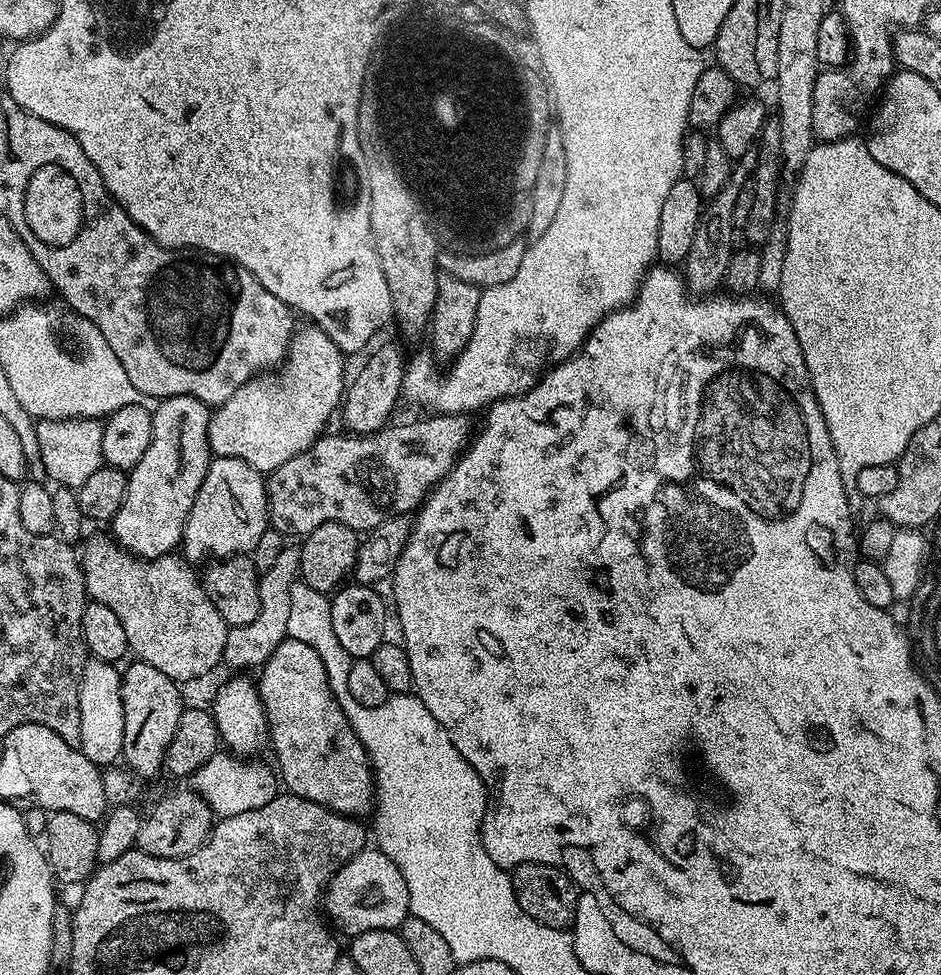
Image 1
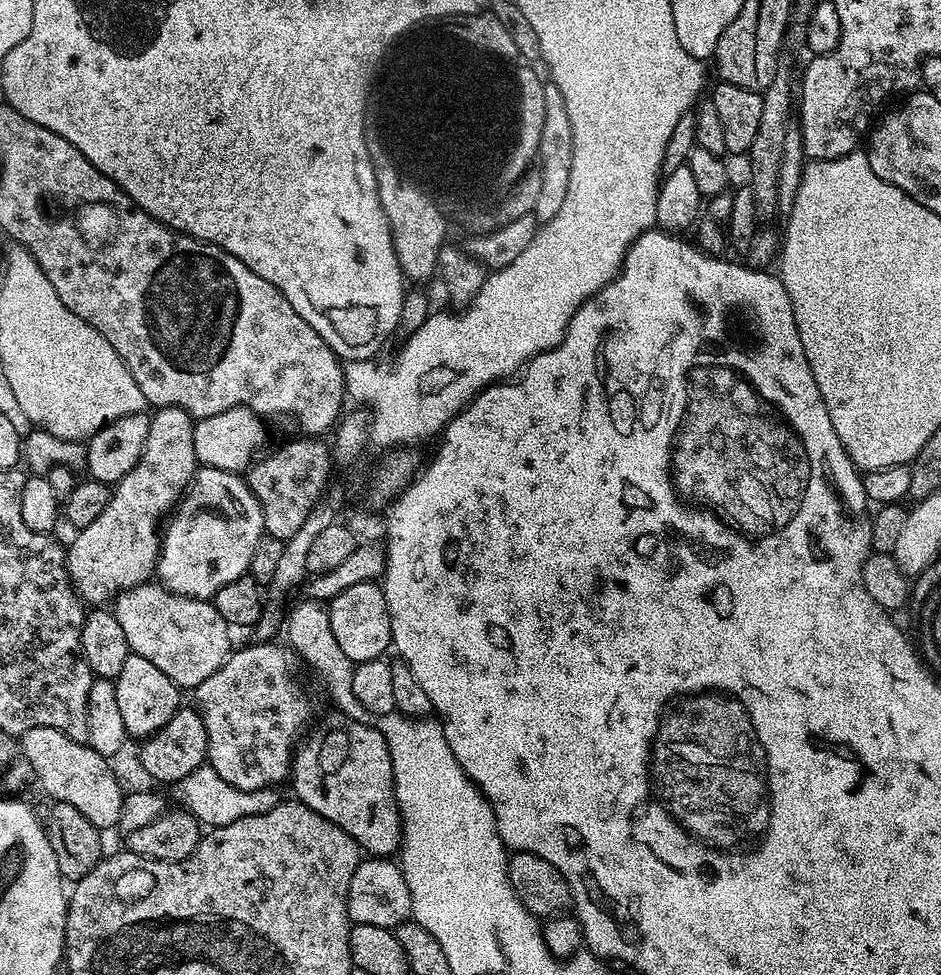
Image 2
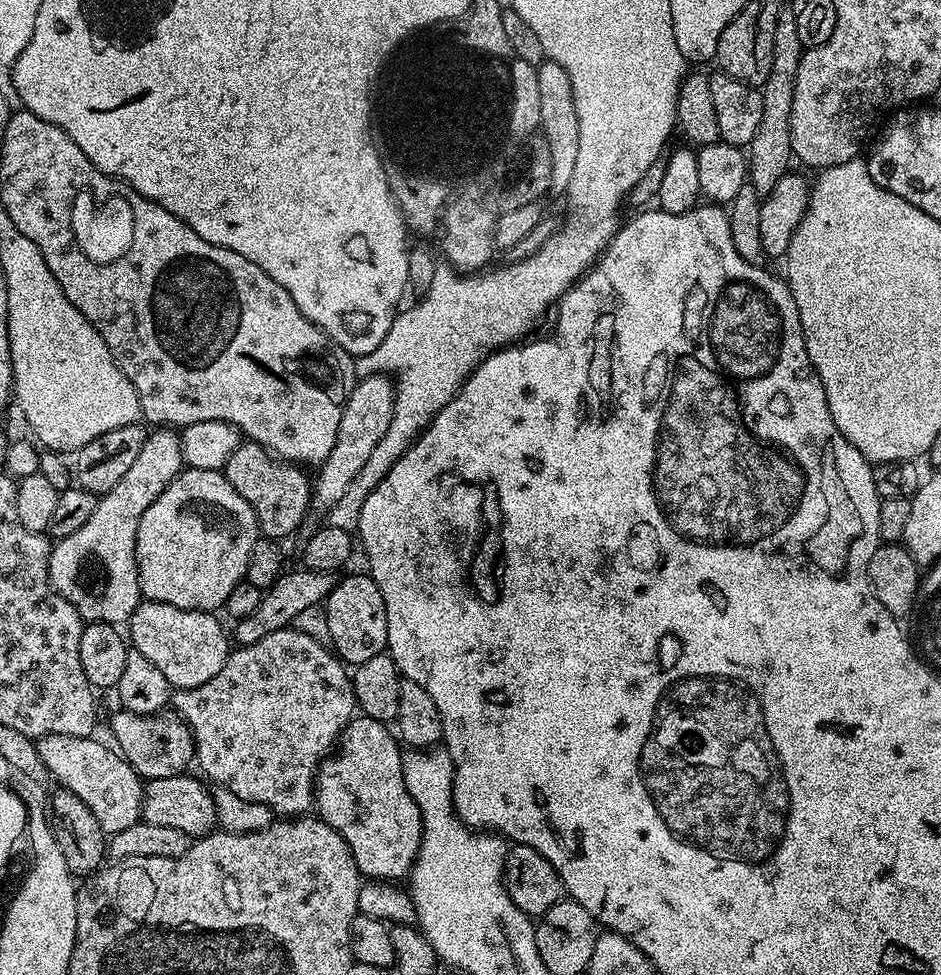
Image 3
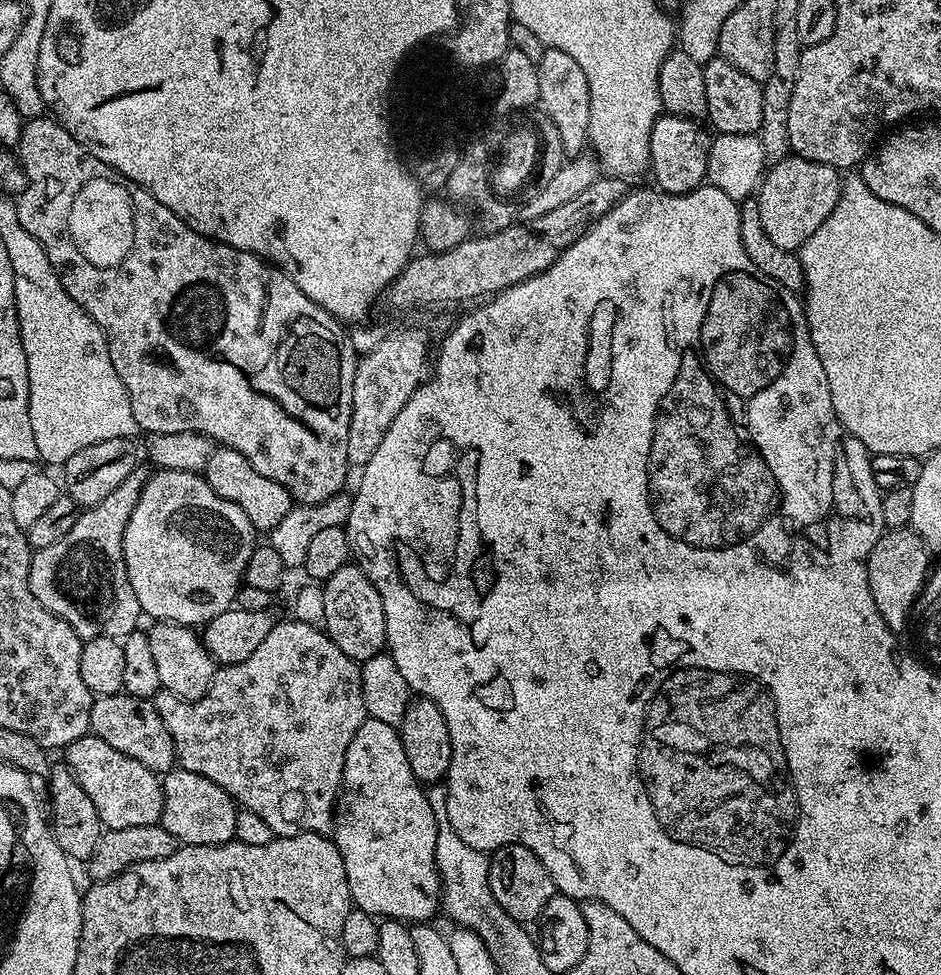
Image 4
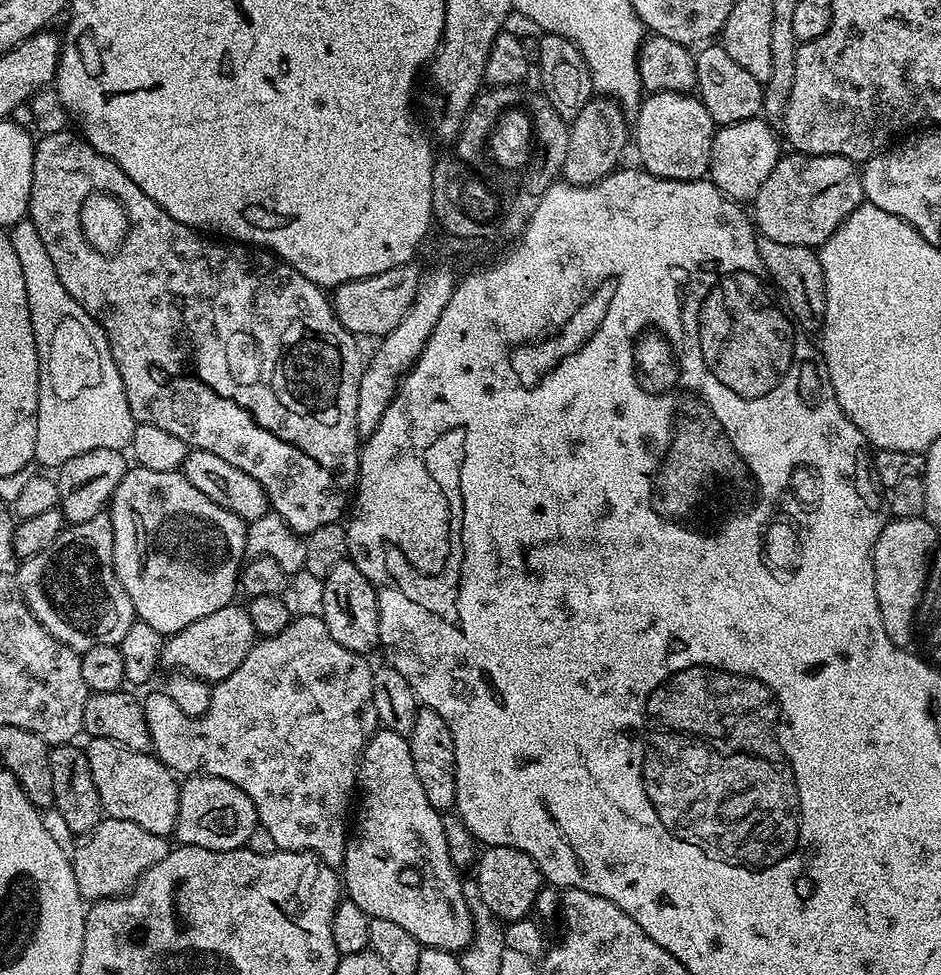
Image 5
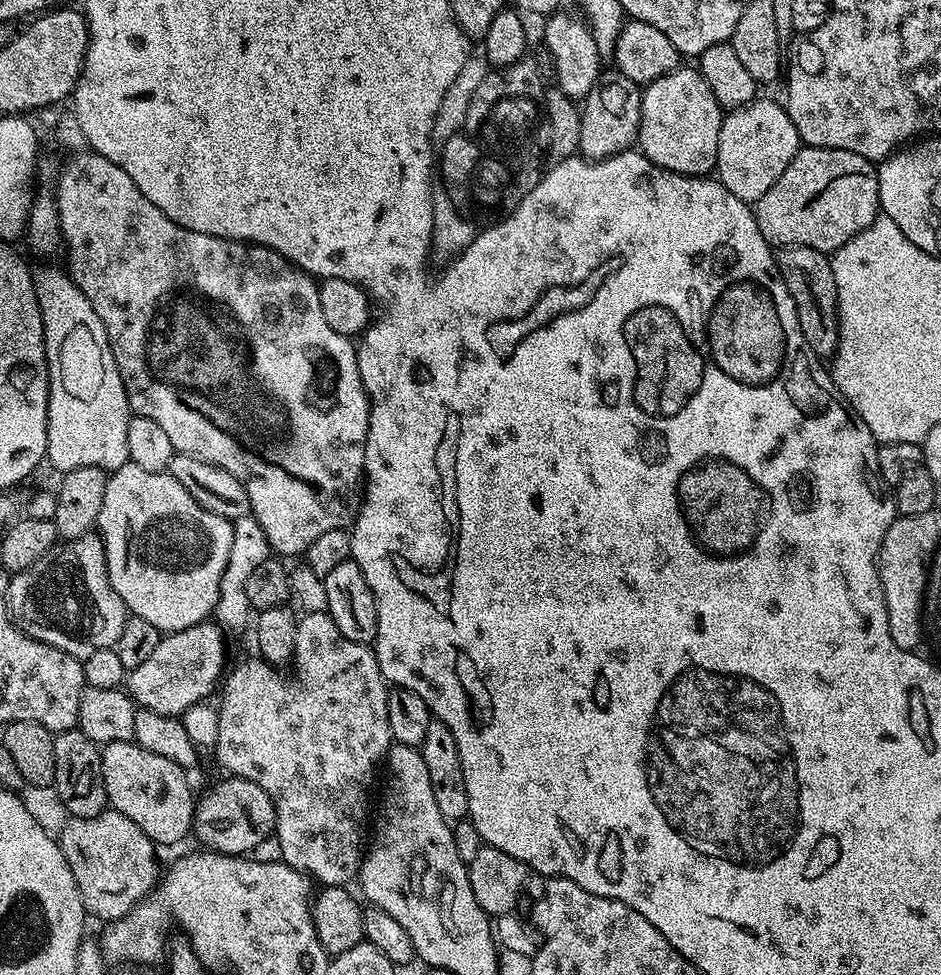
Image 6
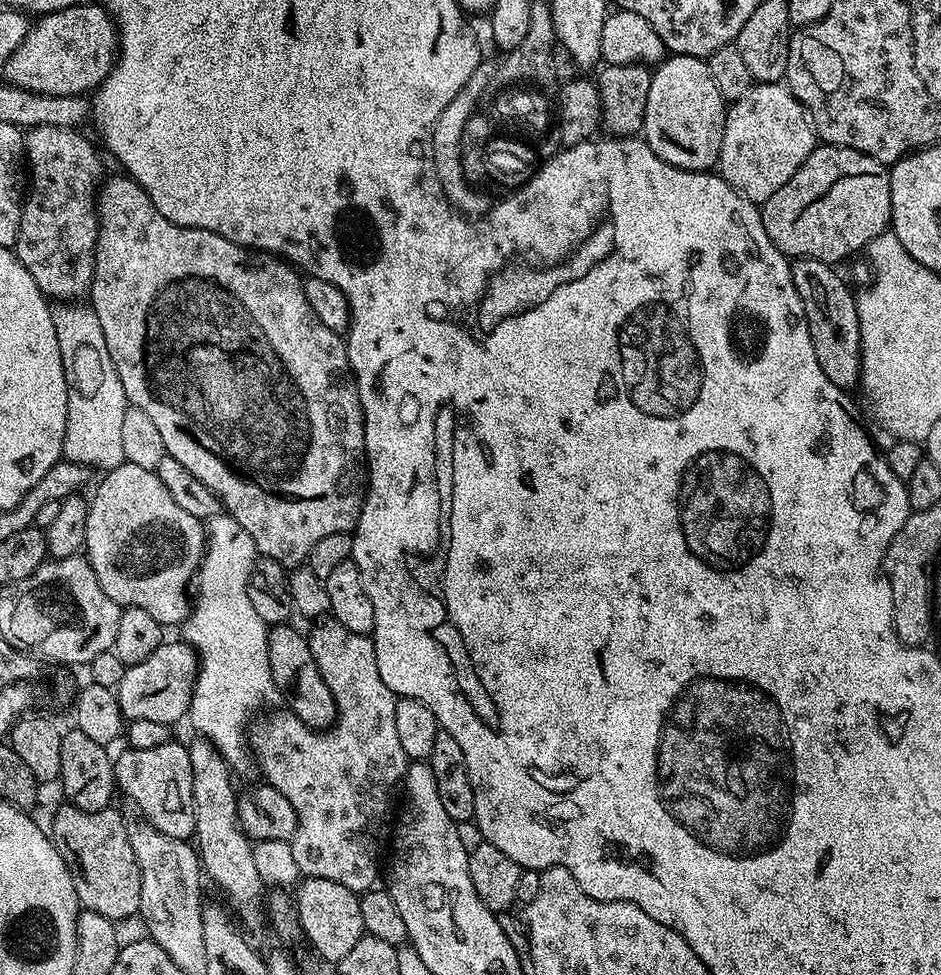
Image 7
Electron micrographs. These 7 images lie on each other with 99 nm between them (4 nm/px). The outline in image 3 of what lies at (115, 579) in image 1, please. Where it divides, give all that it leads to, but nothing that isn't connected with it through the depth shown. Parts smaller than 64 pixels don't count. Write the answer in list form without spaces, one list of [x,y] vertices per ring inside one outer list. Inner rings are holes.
[[[144,600],[134,610],[132,619],[127,621],[126,632],[131,647],[140,652],[142,658],[150,658],[150,662],[154,662],[154,666],[166,674],[166,682],[173,689],[183,690],[210,682],[210,678],[214,678],[214,674],[226,666],[230,636],[224,633],[218,617],[210,612],[182,610],[157,600]]]

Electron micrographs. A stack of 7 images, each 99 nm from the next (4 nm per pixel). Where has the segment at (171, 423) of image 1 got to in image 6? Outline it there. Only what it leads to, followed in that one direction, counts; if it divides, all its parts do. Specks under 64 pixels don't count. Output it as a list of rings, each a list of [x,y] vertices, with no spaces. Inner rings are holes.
[[[91,531],[82,538],[57,542],[50,551],[42,554],[42,558],[38,558],[38,562],[34,562],[34,566],[15,573],[8,581],[8,611],[12,613],[16,626],[26,635],[72,656],[83,658],[94,654],[94,650],[113,647],[118,642],[118,634],[122,634],[126,609],[122,598],[118,598],[110,586],[106,552],[99,535]]]

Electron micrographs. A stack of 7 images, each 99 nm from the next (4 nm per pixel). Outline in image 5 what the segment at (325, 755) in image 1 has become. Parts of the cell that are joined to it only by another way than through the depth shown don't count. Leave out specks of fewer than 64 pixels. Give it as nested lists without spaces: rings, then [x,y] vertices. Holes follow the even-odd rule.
[[[381,727],[374,735],[368,739],[367,746],[360,756],[360,774],[358,777],[358,804],[360,809],[355,809],[354,823],[350,828],[346,854],[342,865],[342,888],[347,899],[352,900],[370,918],[386,918],[389,922],[403,926],[416,941],[425,948],[439,948],[460,954],[468,947],[472,941],[472,915],[468,909],[468,896],[464,892],[464,884],[460,881],[461,869],[456,867],[455,862],[450,858],[450,846],[446,842],[446,830],[444,829],[444,816],[441,809],[430,806],[430,801],[426,798],[426,793],[422,790],[422,782],[418,782],[418,773],[414,770],[414,758],[410,754],[408,737],[398,734],[394,730]]]

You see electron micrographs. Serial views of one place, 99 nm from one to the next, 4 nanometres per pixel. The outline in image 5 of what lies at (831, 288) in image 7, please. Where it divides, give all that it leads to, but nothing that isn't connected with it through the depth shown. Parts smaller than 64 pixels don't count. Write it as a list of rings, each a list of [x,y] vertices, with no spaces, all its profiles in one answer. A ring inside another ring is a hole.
[[[760,236],[756,241],[758,254],[768,271],[768,279],[782,293],[782,299],[800,327],[812,334],[824,322],[826,314],[826,278],[822,274],[822,262],[817,249],[806,246],[790,246],[786,242],[774,242],[774,238]]]

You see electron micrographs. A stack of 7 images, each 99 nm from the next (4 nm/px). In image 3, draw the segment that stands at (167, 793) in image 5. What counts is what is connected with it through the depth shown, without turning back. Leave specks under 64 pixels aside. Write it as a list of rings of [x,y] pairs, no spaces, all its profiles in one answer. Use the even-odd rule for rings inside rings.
[[[50,734],[36,740],[36,749],[48,776],[56,779],[59,787],[70,790],[70,794],[78,794],[78,798],[90,806],[90,814],[98,818],[98,826],[102,826],[106,834],[141,823],[145,781],[115,747],[107,748],[92,736]]]

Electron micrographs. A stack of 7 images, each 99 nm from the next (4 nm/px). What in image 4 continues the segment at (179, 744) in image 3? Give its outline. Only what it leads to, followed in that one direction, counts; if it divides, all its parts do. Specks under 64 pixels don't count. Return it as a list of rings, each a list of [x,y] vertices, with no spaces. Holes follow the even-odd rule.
[[[123,691],[95,697],[90,710],[90,732],[102,738],[102,742],[114,746],[114,750],[122,750],[122,754],[134,758],[134,762],[142,762],[142,766],[157,774],[172,771],[177,763],[174,738],[170,738],[166,722],[162,722],[155,707],[143,696],[130,696]]]

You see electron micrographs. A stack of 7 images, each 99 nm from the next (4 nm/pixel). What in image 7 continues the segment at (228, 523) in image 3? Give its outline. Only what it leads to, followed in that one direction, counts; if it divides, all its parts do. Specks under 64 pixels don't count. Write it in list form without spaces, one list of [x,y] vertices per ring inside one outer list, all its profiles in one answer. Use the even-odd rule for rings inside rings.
[[[127,462],[117,463],[115,468],[109,468],[103,473],[104,476],[100,480],[100,485],[96,488],[96,493],[90,496],[88,500],[88,513],[86,514],[86,538],[84,539],[83,551],[86,553],[90,566],[94,570],[94,574],[98,578],[98,586],[102,586],[102,590],[106,594],[106,598],[113,600],[115,604],[137,608],[138,610],[146,610],[146,614],[150,614],[150,618],[154,618],[162,626],[168,624],[183,625],[184,620],[190,611],[190,596],[184,591],[189,591],[190,585],[193,583],[196,575],[196,569],[200,566],[200,561],[204,558],[204,546],[206,543],[206,524],[205,521],[199,520],[194,514],[182,510],[182,506],[178,506],[178,502],[174,502],[174,498],[170,498],[170,490],[166,490],[166,486],[162,486],[162,482],[157,478],[155,472],[147,472],[142,470],[142,466],[134,466]]]

